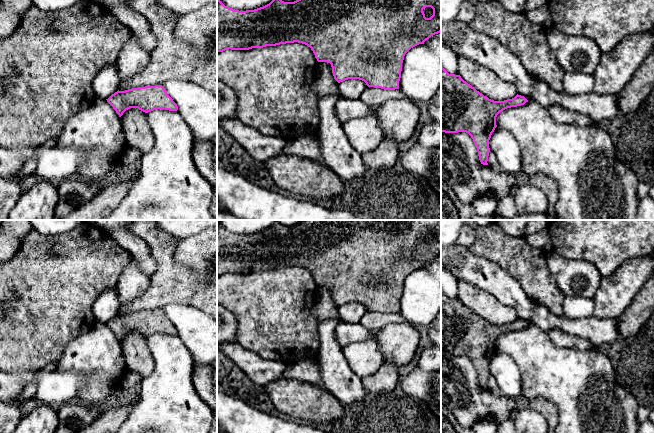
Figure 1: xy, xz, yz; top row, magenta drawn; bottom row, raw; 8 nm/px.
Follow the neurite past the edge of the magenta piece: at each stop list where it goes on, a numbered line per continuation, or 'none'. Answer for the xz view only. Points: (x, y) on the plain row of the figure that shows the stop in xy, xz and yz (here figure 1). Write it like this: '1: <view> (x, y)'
none

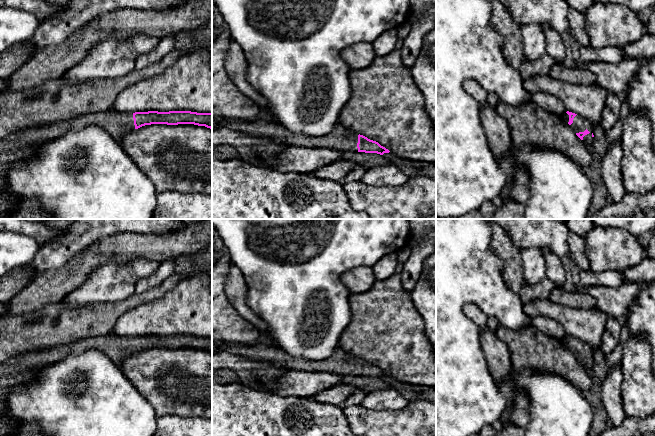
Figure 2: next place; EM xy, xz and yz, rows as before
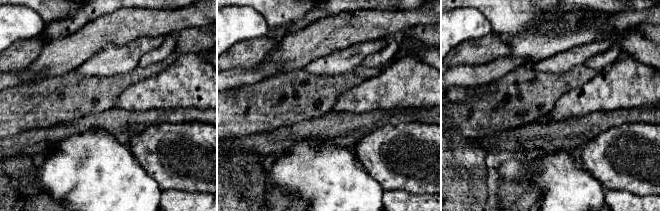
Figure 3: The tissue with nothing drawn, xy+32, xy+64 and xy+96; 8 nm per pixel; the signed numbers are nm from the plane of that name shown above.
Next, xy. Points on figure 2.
1: xy (21, 369)

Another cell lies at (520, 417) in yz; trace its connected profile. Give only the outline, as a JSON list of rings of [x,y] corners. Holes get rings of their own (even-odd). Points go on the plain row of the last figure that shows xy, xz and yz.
[[[516,391],[516,405],[512,412],[510,422],[520,428],[526,428],[530,420],[529,416],[529,402],[524,392]]]

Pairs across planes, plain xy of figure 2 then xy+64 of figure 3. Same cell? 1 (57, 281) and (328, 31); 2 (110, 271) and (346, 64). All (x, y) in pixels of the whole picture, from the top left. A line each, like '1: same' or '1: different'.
1: same
2: same

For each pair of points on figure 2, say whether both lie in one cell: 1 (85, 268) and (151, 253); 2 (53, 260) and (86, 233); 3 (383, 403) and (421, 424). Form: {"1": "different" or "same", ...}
{"1": "same", "2": "same", "3": "different"}

